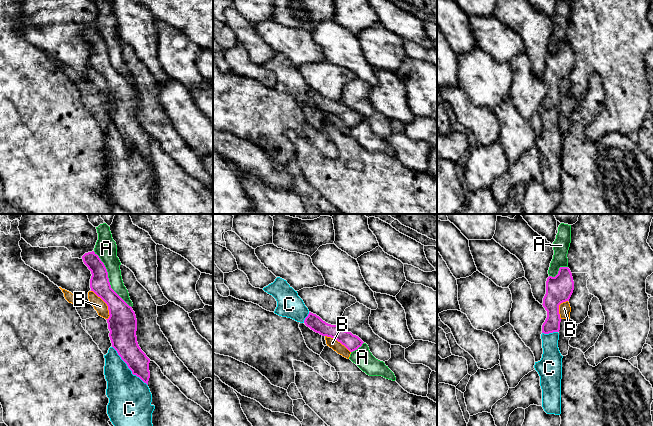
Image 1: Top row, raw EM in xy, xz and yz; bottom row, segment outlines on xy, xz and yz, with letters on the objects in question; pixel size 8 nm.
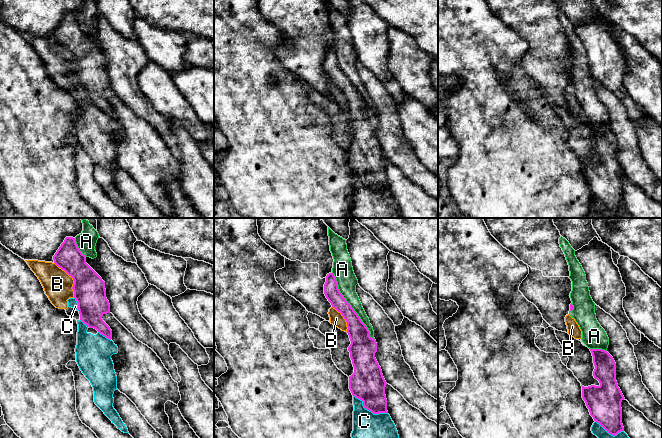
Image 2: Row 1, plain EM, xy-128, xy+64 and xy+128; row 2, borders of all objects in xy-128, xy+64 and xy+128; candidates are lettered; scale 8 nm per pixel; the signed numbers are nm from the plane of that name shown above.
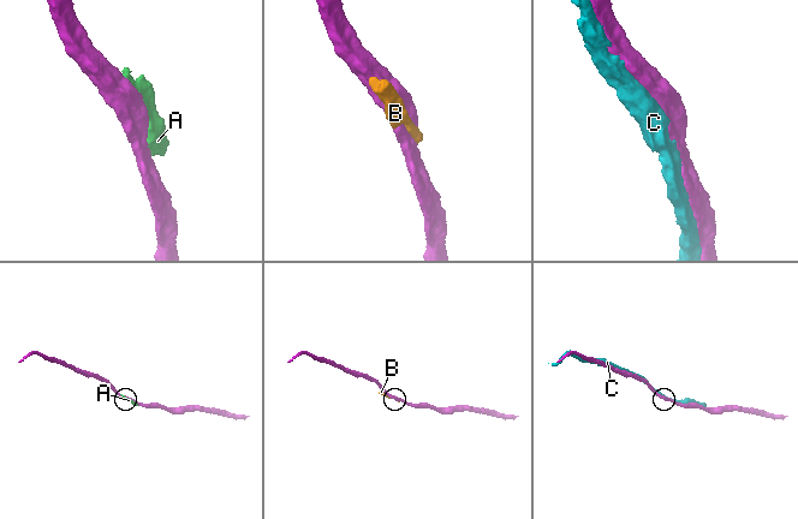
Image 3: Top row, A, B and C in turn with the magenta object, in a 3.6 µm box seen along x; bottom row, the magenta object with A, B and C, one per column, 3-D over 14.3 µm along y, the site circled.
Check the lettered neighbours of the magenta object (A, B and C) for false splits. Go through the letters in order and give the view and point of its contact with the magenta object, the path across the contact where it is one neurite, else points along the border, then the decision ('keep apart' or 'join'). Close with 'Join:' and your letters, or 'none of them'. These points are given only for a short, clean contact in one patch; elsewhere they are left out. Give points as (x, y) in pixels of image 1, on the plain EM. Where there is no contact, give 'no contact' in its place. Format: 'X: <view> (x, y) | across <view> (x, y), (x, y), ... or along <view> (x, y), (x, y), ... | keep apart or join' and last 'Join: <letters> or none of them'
A: xy (108, 55) | keep apart
B: xy (106, 79) | keep apart
C: xy (128, 143) | keep apart
Join: none of them

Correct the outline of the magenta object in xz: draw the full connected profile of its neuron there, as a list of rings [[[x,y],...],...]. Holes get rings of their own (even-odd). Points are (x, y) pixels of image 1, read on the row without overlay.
[[[309,88],[308,92],[305,94],[304,99],[314,108],[337,116],[350,128],[357,126],[364,119],[358,112],[353,111],[351,108],[345,107],[339,101],[331,101],[326,99],[319,92],[311,88]]]

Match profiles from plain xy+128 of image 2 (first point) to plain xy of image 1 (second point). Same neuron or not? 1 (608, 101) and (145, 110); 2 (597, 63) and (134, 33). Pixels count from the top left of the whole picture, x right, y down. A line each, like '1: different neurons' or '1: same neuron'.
1: same neuron
2: same neuron

